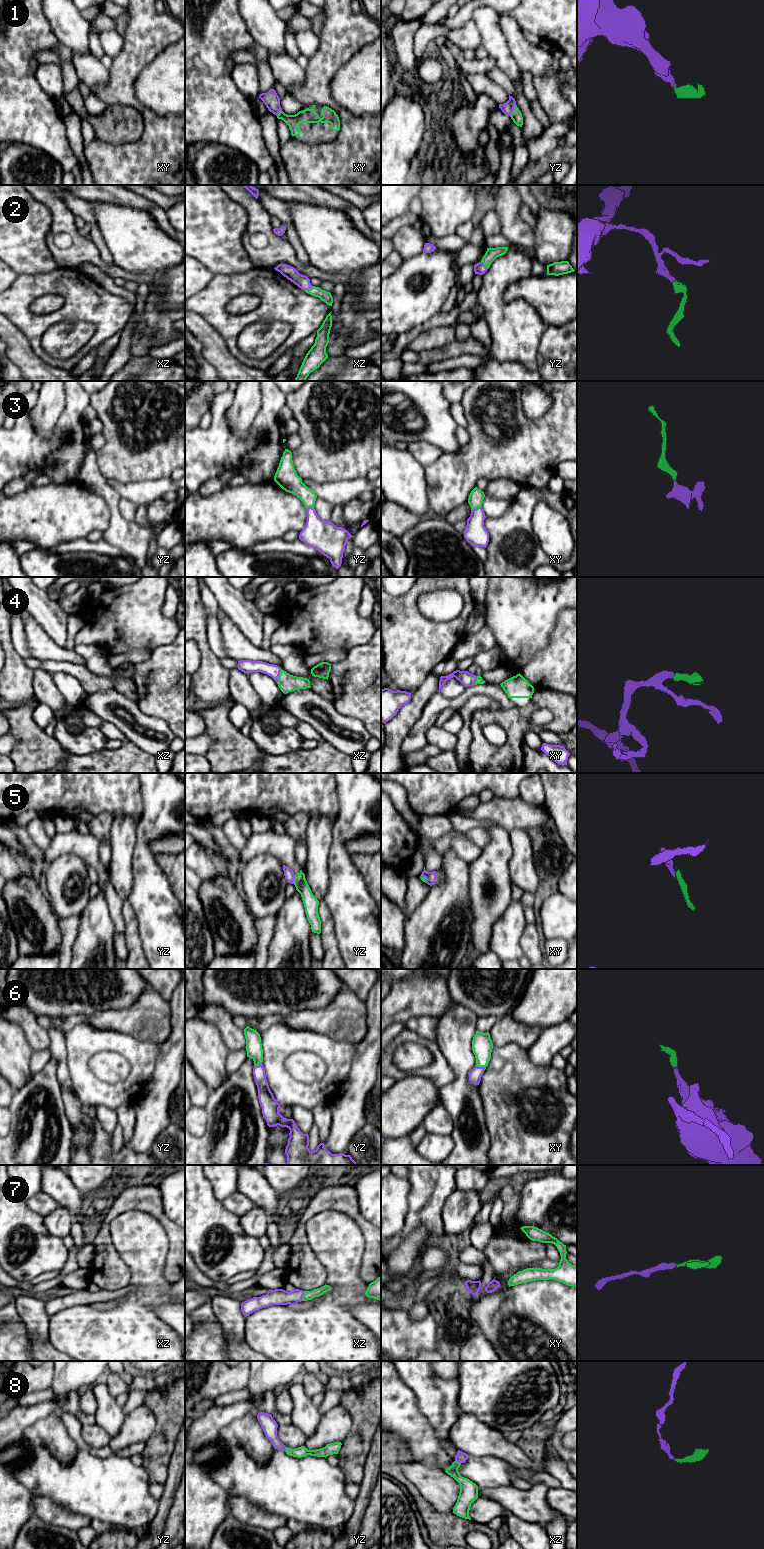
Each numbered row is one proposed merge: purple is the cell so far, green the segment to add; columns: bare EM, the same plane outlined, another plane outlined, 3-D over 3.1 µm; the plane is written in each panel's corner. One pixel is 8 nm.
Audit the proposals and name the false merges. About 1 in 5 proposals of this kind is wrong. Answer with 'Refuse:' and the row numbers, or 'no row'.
Refuse: 5

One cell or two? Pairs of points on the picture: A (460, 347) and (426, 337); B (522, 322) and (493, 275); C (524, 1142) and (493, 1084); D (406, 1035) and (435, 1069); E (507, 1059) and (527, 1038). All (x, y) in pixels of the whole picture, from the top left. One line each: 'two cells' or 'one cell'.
A: two cells
B: one cell
C: one cell
D: one cell
E: two cells

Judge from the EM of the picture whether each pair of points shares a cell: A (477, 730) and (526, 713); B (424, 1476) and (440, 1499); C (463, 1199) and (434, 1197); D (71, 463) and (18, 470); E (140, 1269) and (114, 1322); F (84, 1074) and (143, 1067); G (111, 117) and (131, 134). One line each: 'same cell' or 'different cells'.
A: same cell
B: same cell
C: different cells
D: same cell
E: same cell
F: same cell
G: same cell

